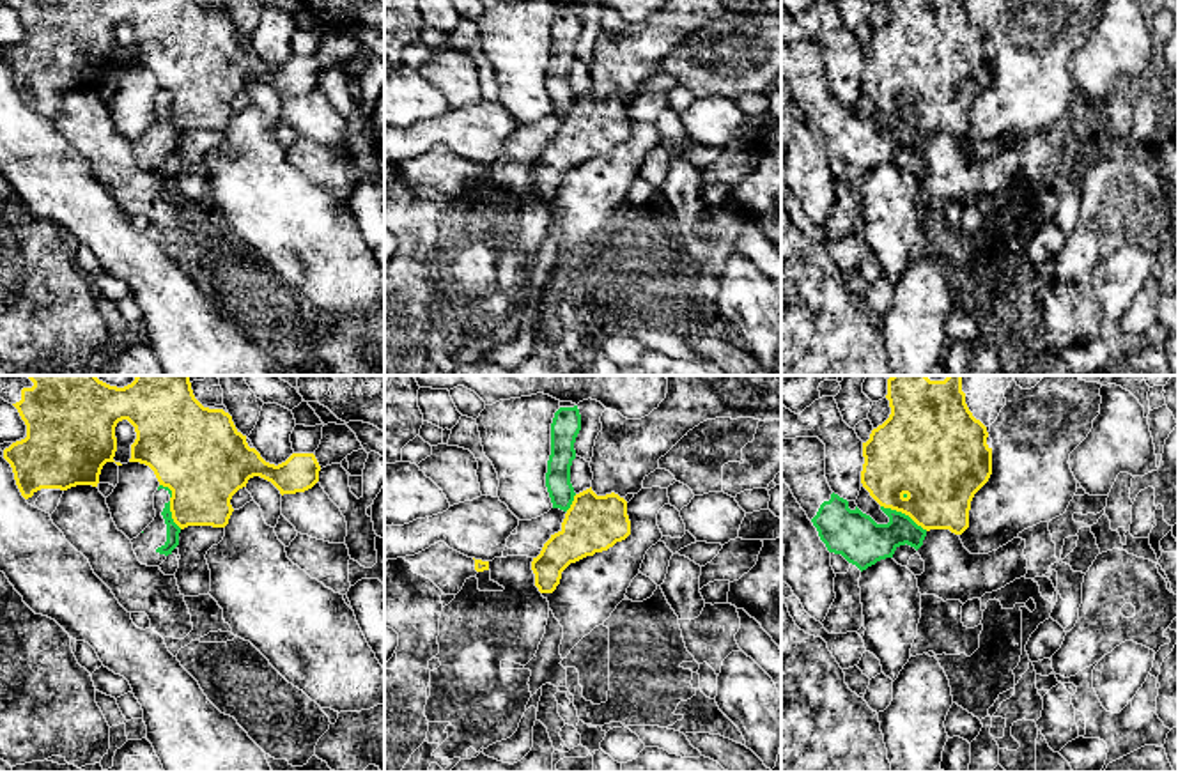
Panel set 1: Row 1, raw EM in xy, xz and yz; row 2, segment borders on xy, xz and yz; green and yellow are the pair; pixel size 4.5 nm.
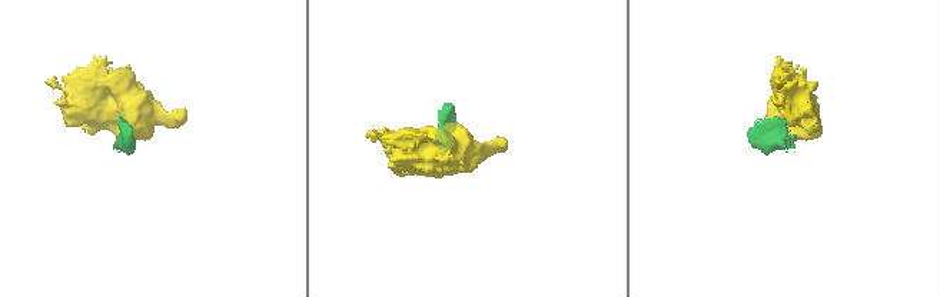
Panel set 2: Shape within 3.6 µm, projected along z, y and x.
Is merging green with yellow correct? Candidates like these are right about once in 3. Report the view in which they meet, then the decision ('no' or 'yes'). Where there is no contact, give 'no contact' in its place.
meets green in yz; no

